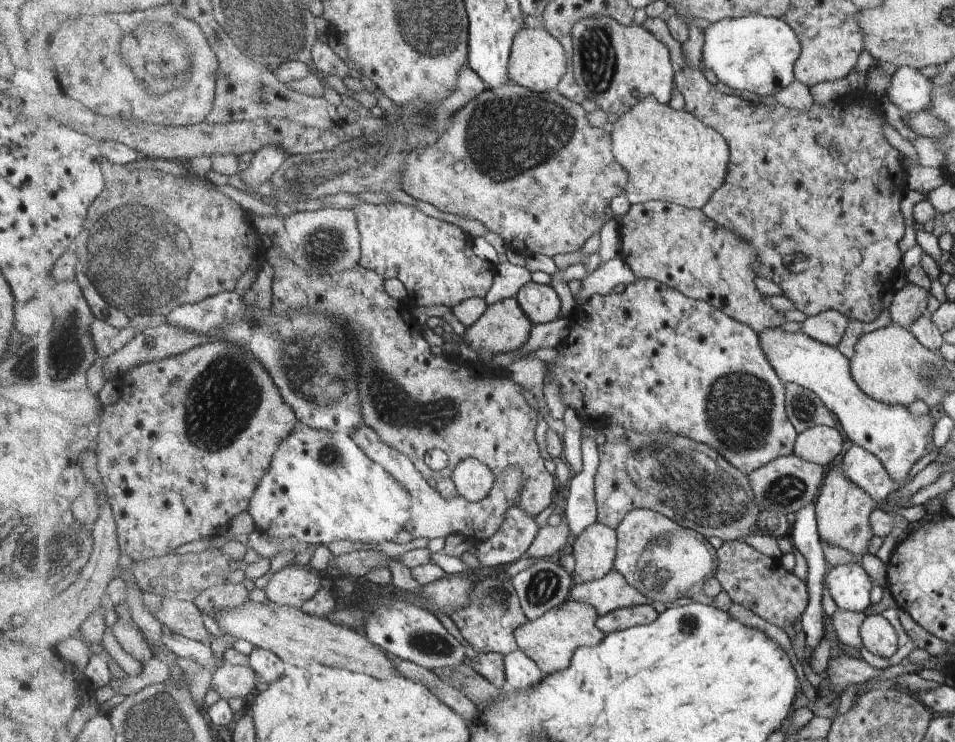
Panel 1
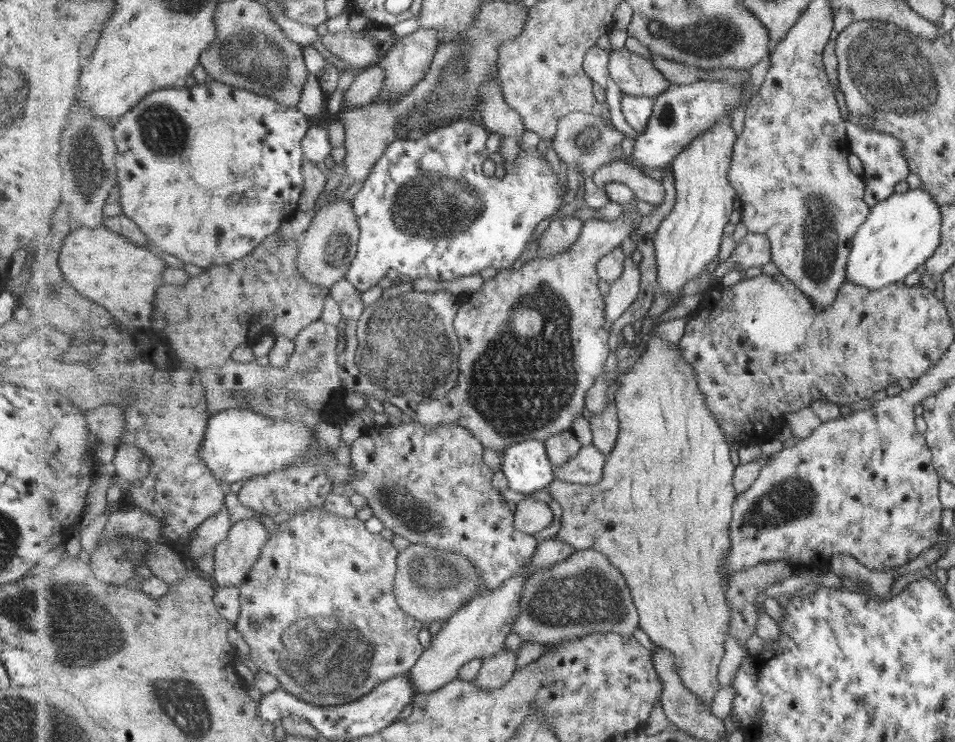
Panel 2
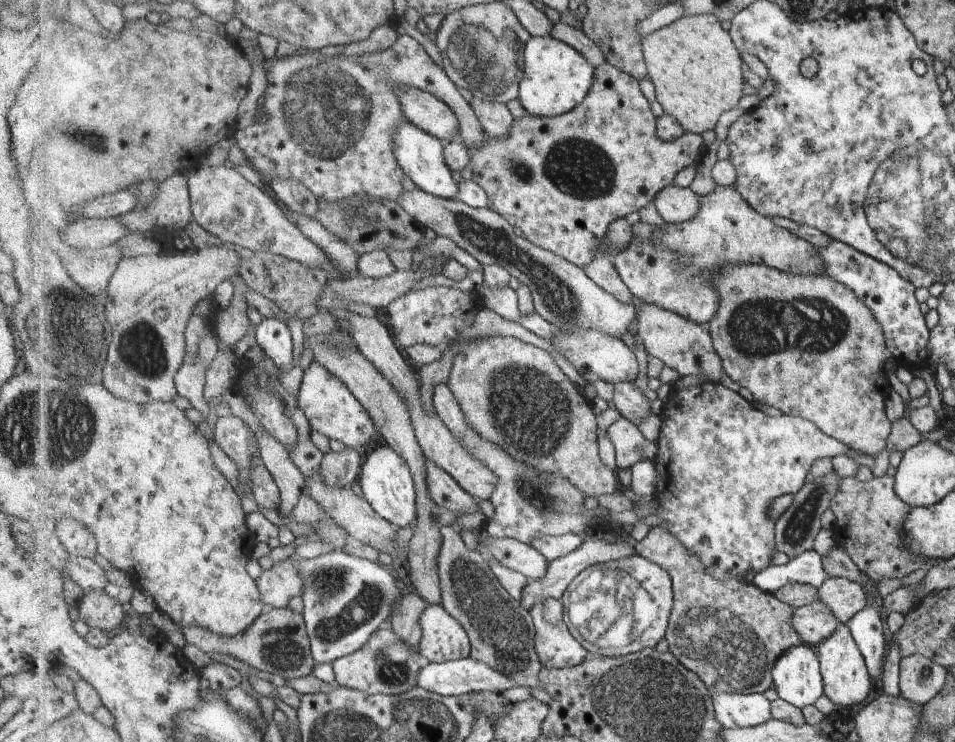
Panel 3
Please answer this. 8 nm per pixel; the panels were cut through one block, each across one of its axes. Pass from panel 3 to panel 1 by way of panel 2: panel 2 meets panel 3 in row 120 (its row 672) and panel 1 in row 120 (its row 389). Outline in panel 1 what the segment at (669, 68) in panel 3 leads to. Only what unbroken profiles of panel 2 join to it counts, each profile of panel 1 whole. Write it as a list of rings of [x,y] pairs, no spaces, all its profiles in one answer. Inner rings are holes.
[[[655,96],[619,115],[611,134],[616,160],[629,176],[623,195],[630,205],[659,200],[703,209],[726,182],[732,158],[728,141],[692,113],[673,110]]]

